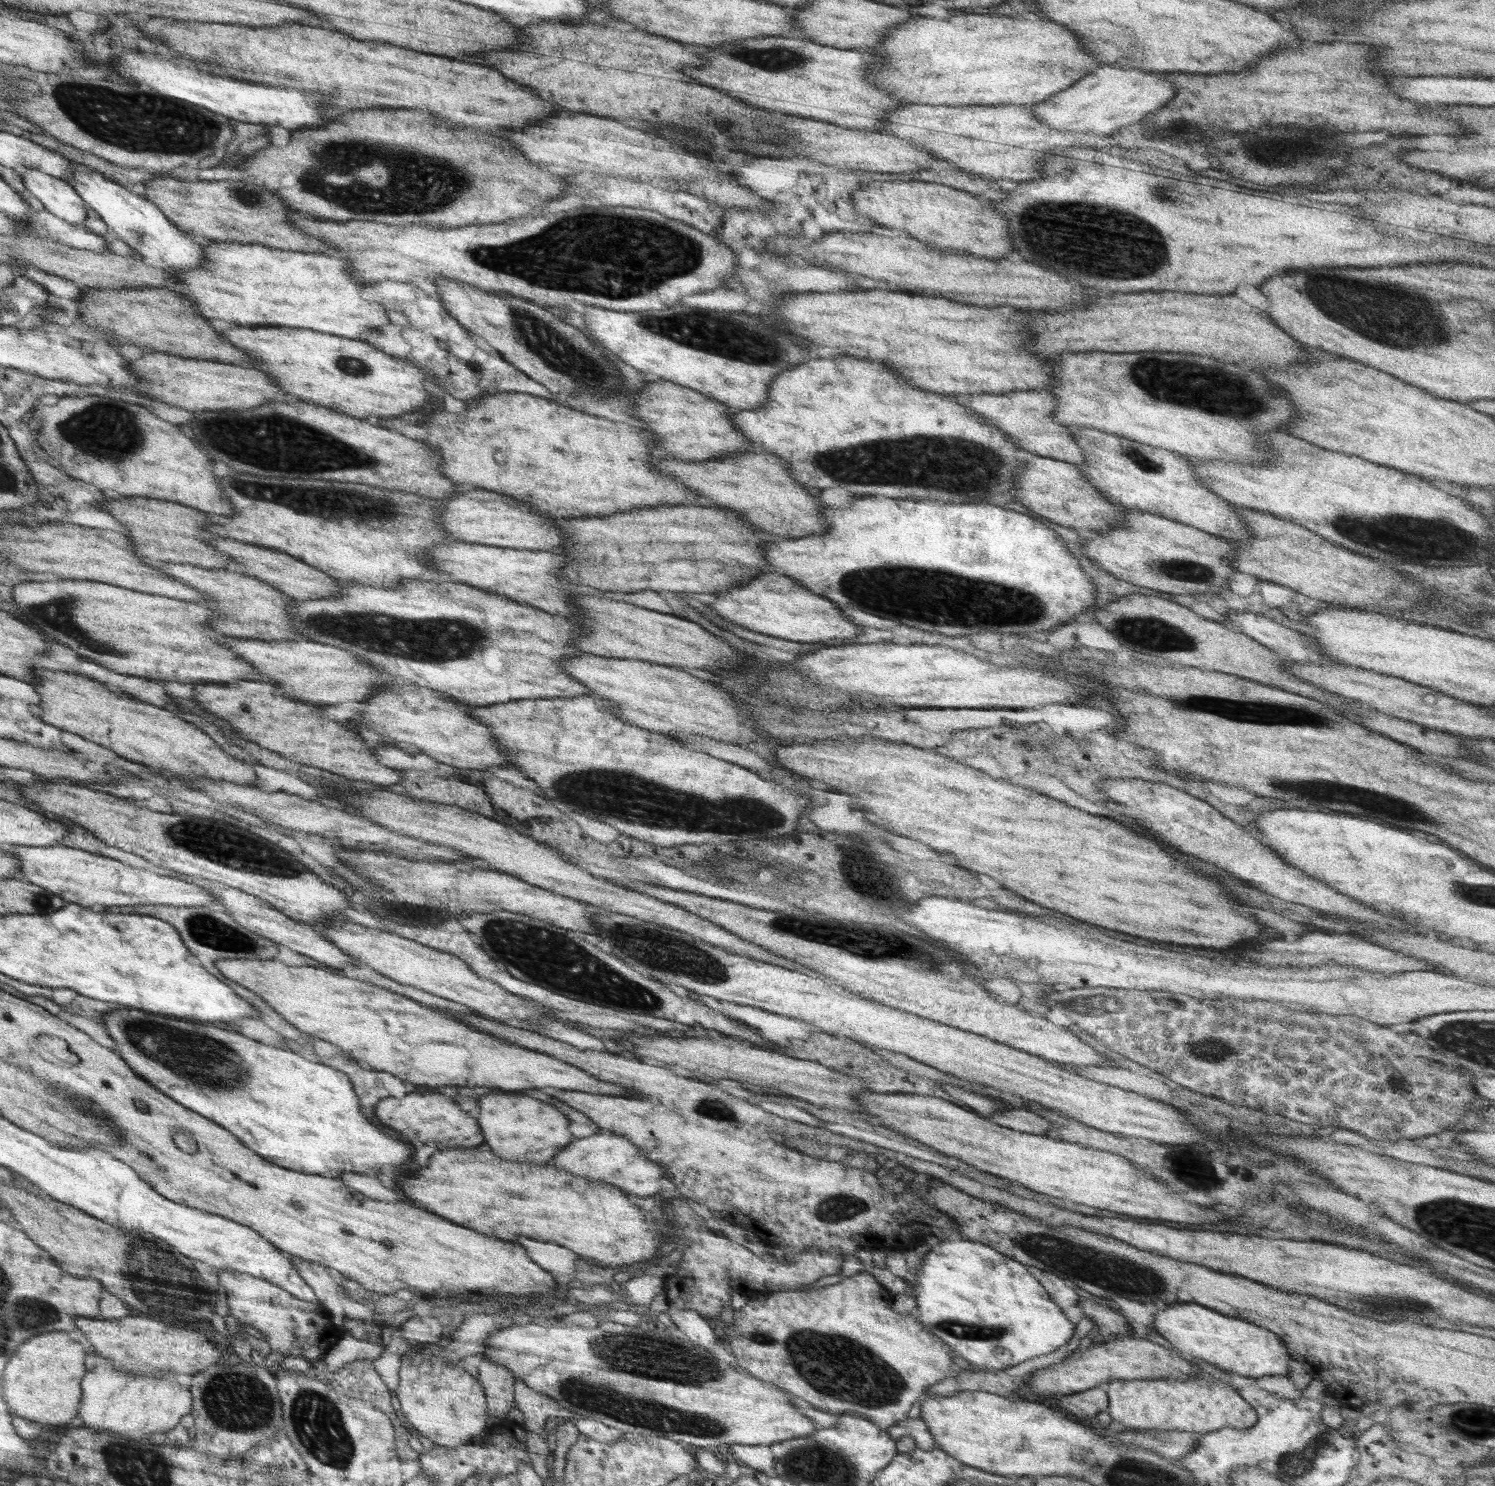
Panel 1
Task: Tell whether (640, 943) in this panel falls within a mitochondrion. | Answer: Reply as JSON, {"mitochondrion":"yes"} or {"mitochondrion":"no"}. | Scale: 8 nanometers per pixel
{"mitochondrion":"yes"}

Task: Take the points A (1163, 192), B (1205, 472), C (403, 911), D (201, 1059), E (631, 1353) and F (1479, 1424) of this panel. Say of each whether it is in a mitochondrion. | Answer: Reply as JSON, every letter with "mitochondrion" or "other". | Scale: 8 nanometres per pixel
{"A":"mitochondrion","B":"other","C":"mitochondrion","D":"mitochondrion","E":"mitochondrion","F":"mitochondrion"}

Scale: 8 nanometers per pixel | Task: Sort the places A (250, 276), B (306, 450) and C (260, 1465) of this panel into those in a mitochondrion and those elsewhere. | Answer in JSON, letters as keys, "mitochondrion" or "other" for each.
{"A":"other","B":"mitochondrion","C":"other"}

